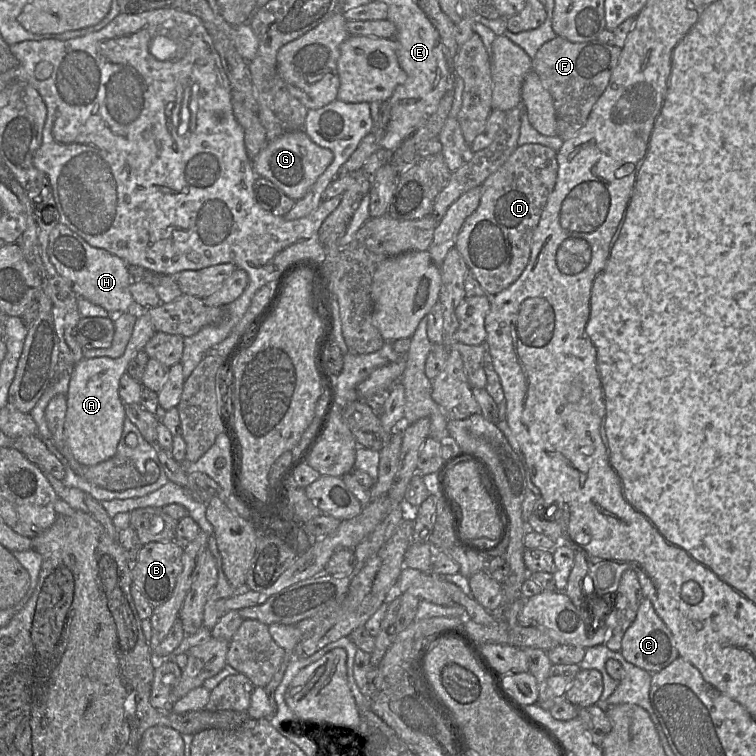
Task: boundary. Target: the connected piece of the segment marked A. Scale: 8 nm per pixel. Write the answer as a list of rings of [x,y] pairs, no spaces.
[[[137,309],[137,320],[122,356],[82,359],[71,370],[64,435],[74,458],[83,465],[96,465],[116,454],[126,418],[125,404],[119,396],[119,382],[129,361],[155,334],[146,309]]]

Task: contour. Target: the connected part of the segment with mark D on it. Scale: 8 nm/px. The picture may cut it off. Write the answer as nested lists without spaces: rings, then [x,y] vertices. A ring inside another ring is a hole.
[[[528,143],[518,146],[507,161],[481,185],[480,203],[465,220],[454,248],[462,255],[486,295],[494,296],[508,288],[526,268],[531,254],[532,237],[548,197],[554,189],[557,173],[556,151],[541,144]]]

